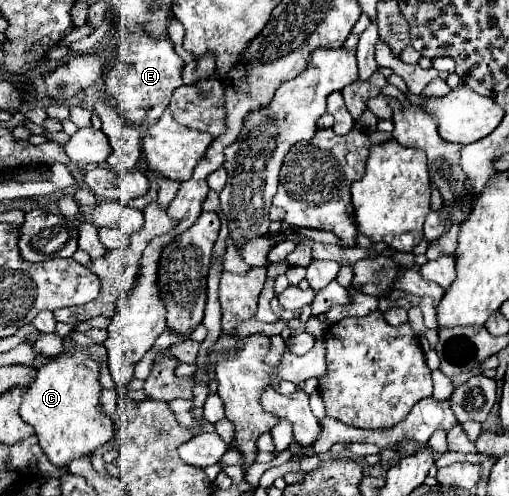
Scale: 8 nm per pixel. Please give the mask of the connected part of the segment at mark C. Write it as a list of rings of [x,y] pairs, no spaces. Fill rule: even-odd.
[[[75,351],[69,355],[61,355],[61,357],[53,359],[51,363],[43,365],[41,371],[37,371],[37,377],[35,377],[31,389],[23,395],[19,415],[25,419],[25,423],[29,423],[35,429],[41,451],[47,455],[47,459],[55,467],[67,467],[73,459],[93,453],[95,449],[99,449],[113,437],[113,421],[105,415],[105,411],[101,409],[101,403],[99,403],[101,387],[99,387],[97,377],[99,377],[99,365],[87,353]]]

